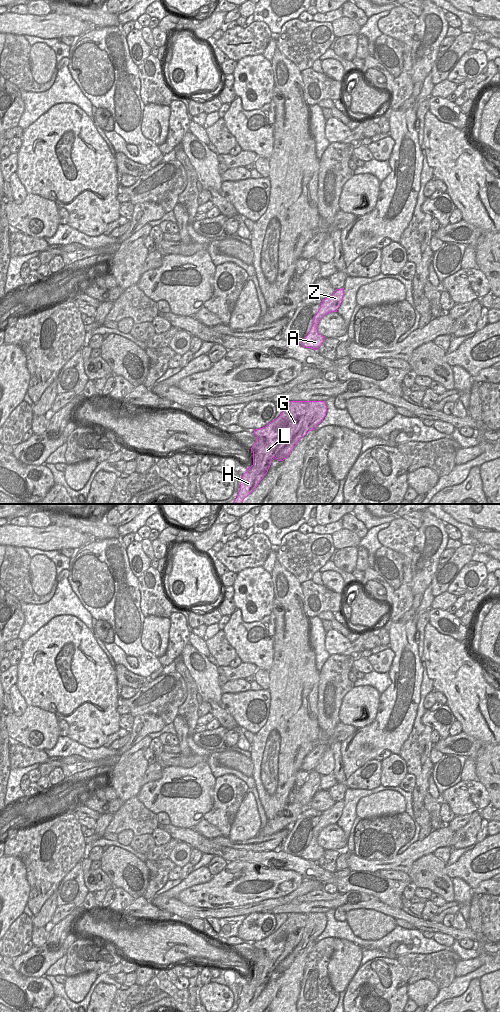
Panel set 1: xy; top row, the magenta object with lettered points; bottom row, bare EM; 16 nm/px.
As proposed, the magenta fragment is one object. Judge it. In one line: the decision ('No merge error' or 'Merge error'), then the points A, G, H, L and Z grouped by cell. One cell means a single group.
Merge error. Groups: A H Z / G L

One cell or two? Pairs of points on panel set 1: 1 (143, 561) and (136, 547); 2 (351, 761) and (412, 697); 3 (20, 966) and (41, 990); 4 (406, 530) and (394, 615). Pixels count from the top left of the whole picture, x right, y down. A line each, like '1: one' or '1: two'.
1: one
2: one
3: two
4: one

